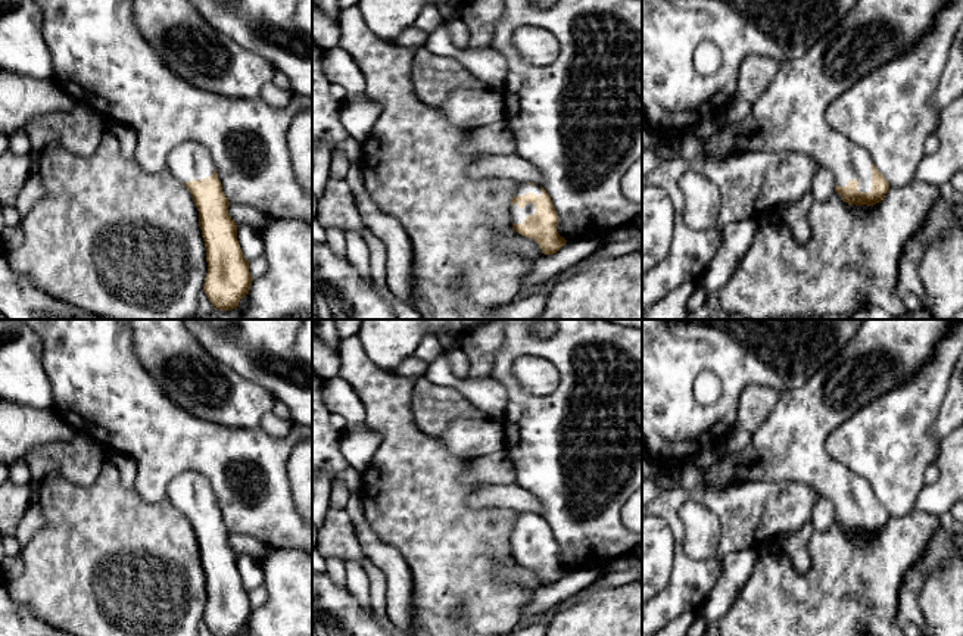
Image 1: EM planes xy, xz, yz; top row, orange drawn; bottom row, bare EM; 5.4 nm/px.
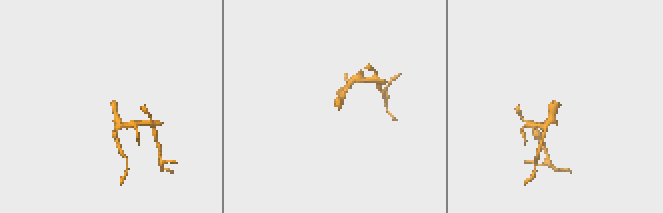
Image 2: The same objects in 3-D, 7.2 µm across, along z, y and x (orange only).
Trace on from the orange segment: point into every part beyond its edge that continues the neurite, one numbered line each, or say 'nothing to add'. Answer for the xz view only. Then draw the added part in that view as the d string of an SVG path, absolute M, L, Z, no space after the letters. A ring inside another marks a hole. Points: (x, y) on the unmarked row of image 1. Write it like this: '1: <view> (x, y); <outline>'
1: xz (517, 543); M515 531L509 539L512 554L523 554L529 545L535 543L536 543L535 533L527 533L524 537L520 537Z

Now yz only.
1: yz (789, 445); M864 319L844 349L801 387L779 392L772 414L751 434L749 448L738 453L720 450L710 468L699 470L701 477L713 484L798 481L829 498L836 515L845 517L850 509L857 509L857 520L869 523L872 487L829 455L826 439L861 406L920 371L948 328L950 319Z

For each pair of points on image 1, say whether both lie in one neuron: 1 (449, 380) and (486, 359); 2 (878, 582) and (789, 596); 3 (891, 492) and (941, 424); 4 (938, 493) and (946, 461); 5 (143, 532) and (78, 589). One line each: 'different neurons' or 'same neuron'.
1: different neurons
2: same neuron
3: different neurons
4: same neuron
5: same neuron

